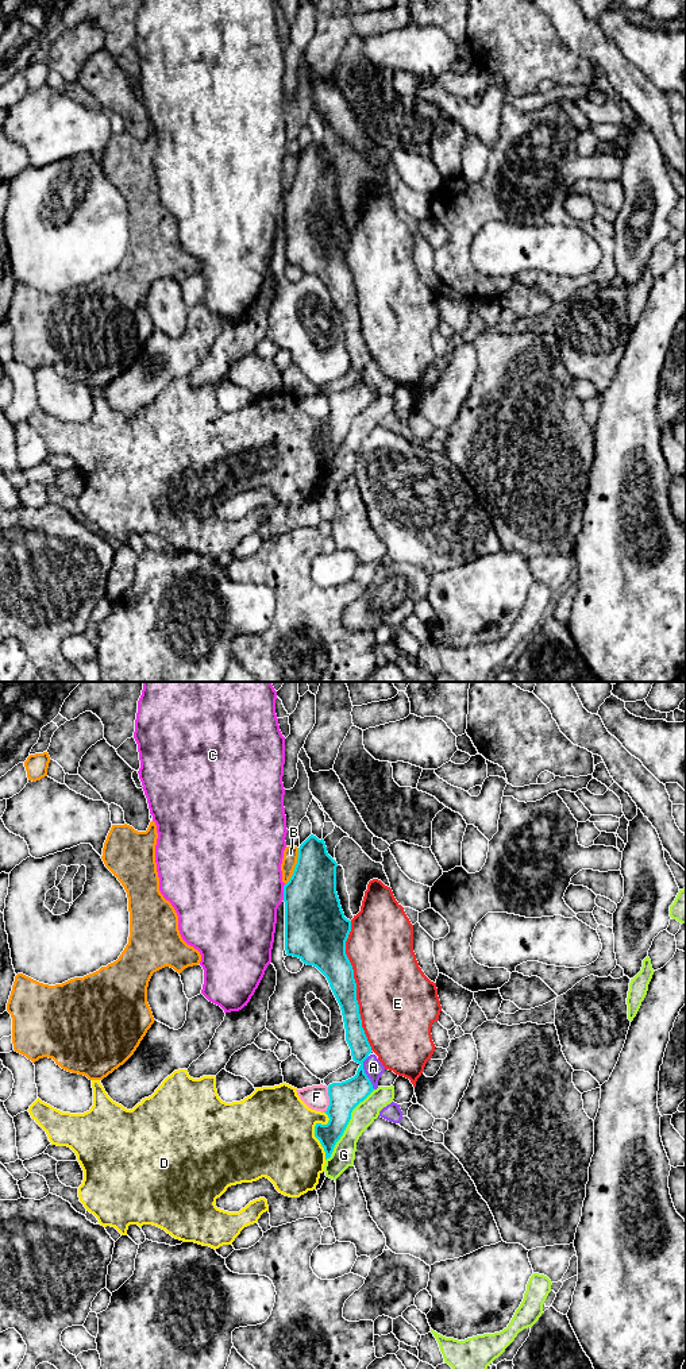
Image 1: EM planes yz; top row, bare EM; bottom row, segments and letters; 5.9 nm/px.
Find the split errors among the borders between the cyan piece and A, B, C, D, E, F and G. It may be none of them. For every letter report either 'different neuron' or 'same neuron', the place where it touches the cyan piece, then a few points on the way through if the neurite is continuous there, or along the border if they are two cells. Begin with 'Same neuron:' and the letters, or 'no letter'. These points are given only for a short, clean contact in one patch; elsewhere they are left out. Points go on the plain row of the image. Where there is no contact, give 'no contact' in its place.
Same neuron: no letter
A: different neuron | yz (363, 381)
B: different neuron | yz (295, 176)
C: different neuron | yz (284, 201)
D: different neuron | yz (315, 440)
E: different neuron | yz (355, 294)
F: different neuron | yz (330, 408)
G: different neuron | yz (347, 432)

